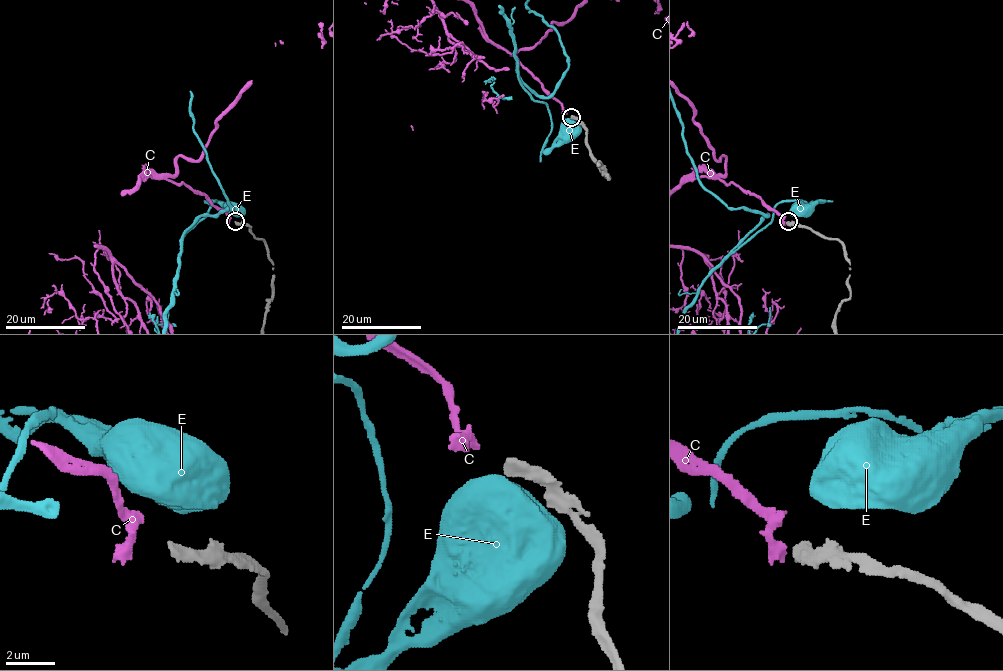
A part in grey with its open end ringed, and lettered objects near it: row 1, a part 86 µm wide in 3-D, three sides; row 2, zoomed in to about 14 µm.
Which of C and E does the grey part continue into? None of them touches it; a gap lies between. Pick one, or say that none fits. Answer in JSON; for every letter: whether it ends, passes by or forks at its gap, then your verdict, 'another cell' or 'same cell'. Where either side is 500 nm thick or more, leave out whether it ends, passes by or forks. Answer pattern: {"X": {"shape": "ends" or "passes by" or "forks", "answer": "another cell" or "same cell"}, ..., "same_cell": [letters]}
{"C": {"shape": "passes by", "answer": "same cell"}, "E": {"answer": "another cell"}, "same_cell": ["C"]}

